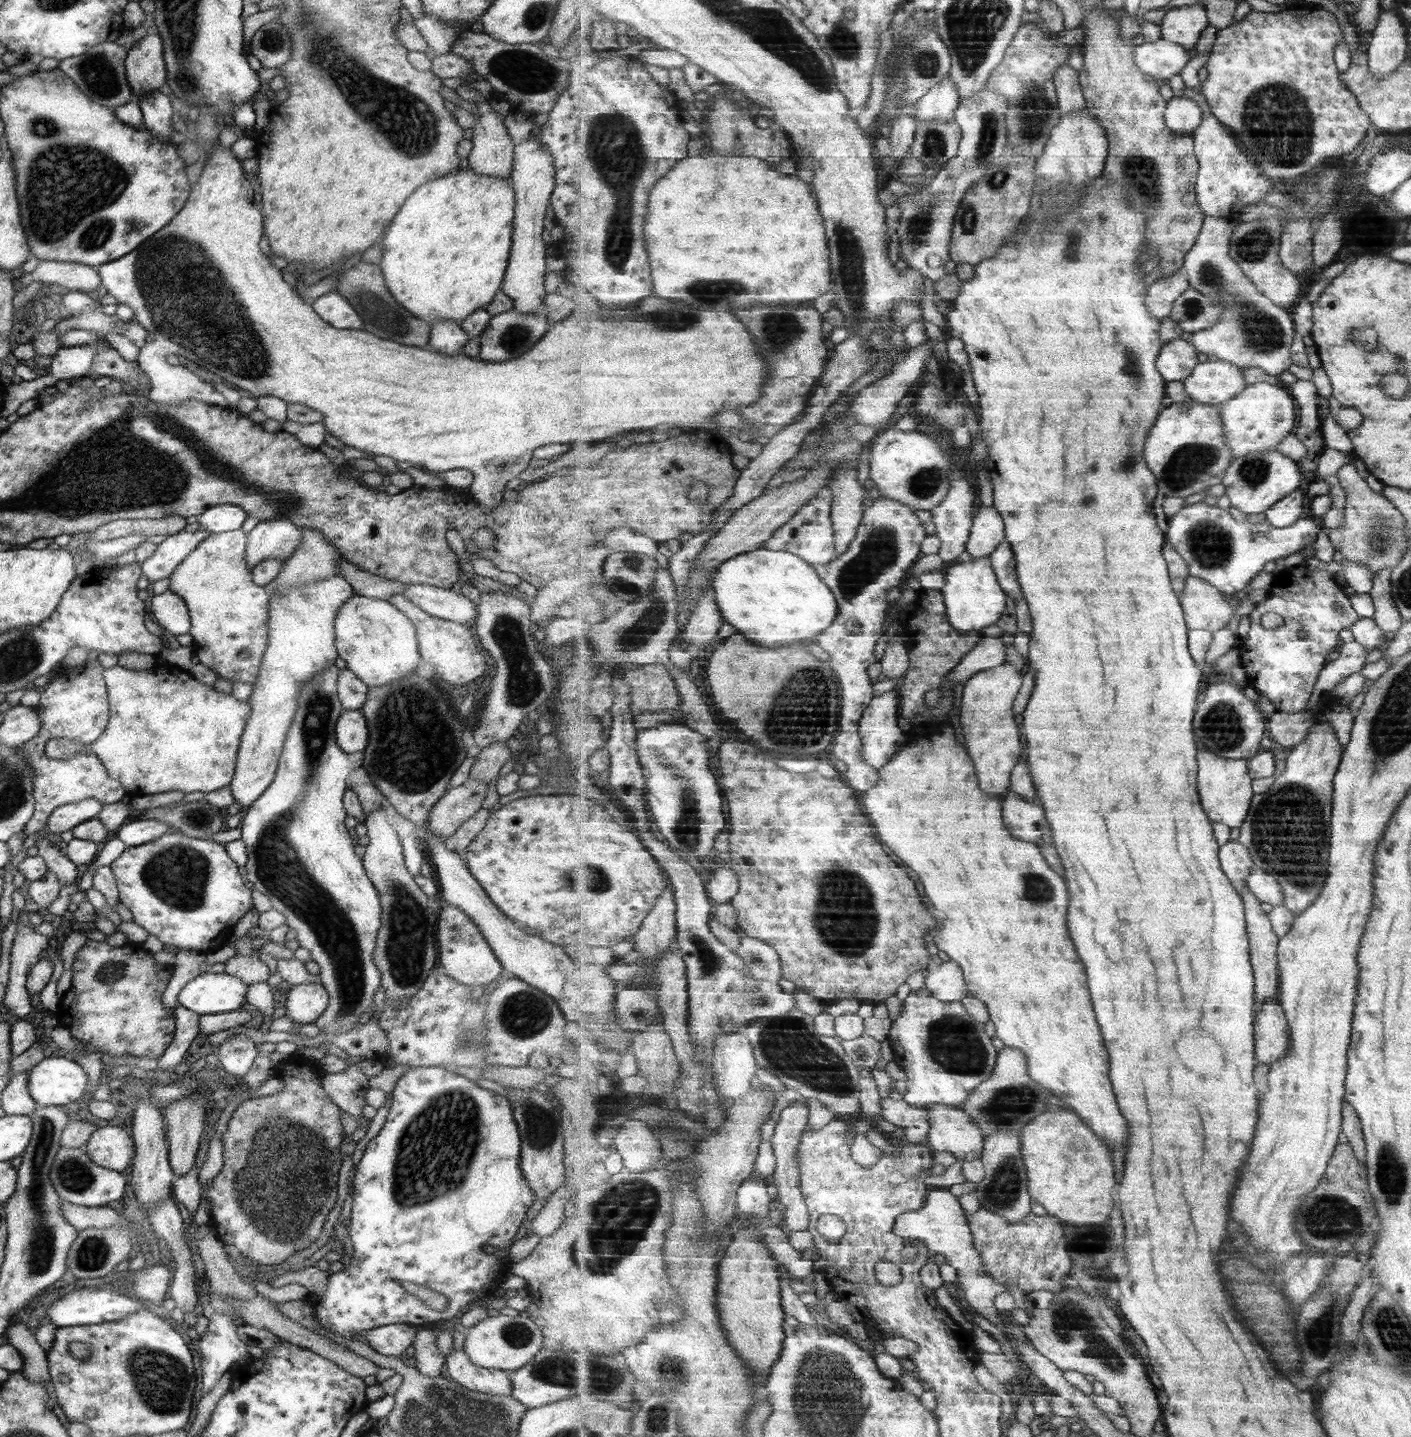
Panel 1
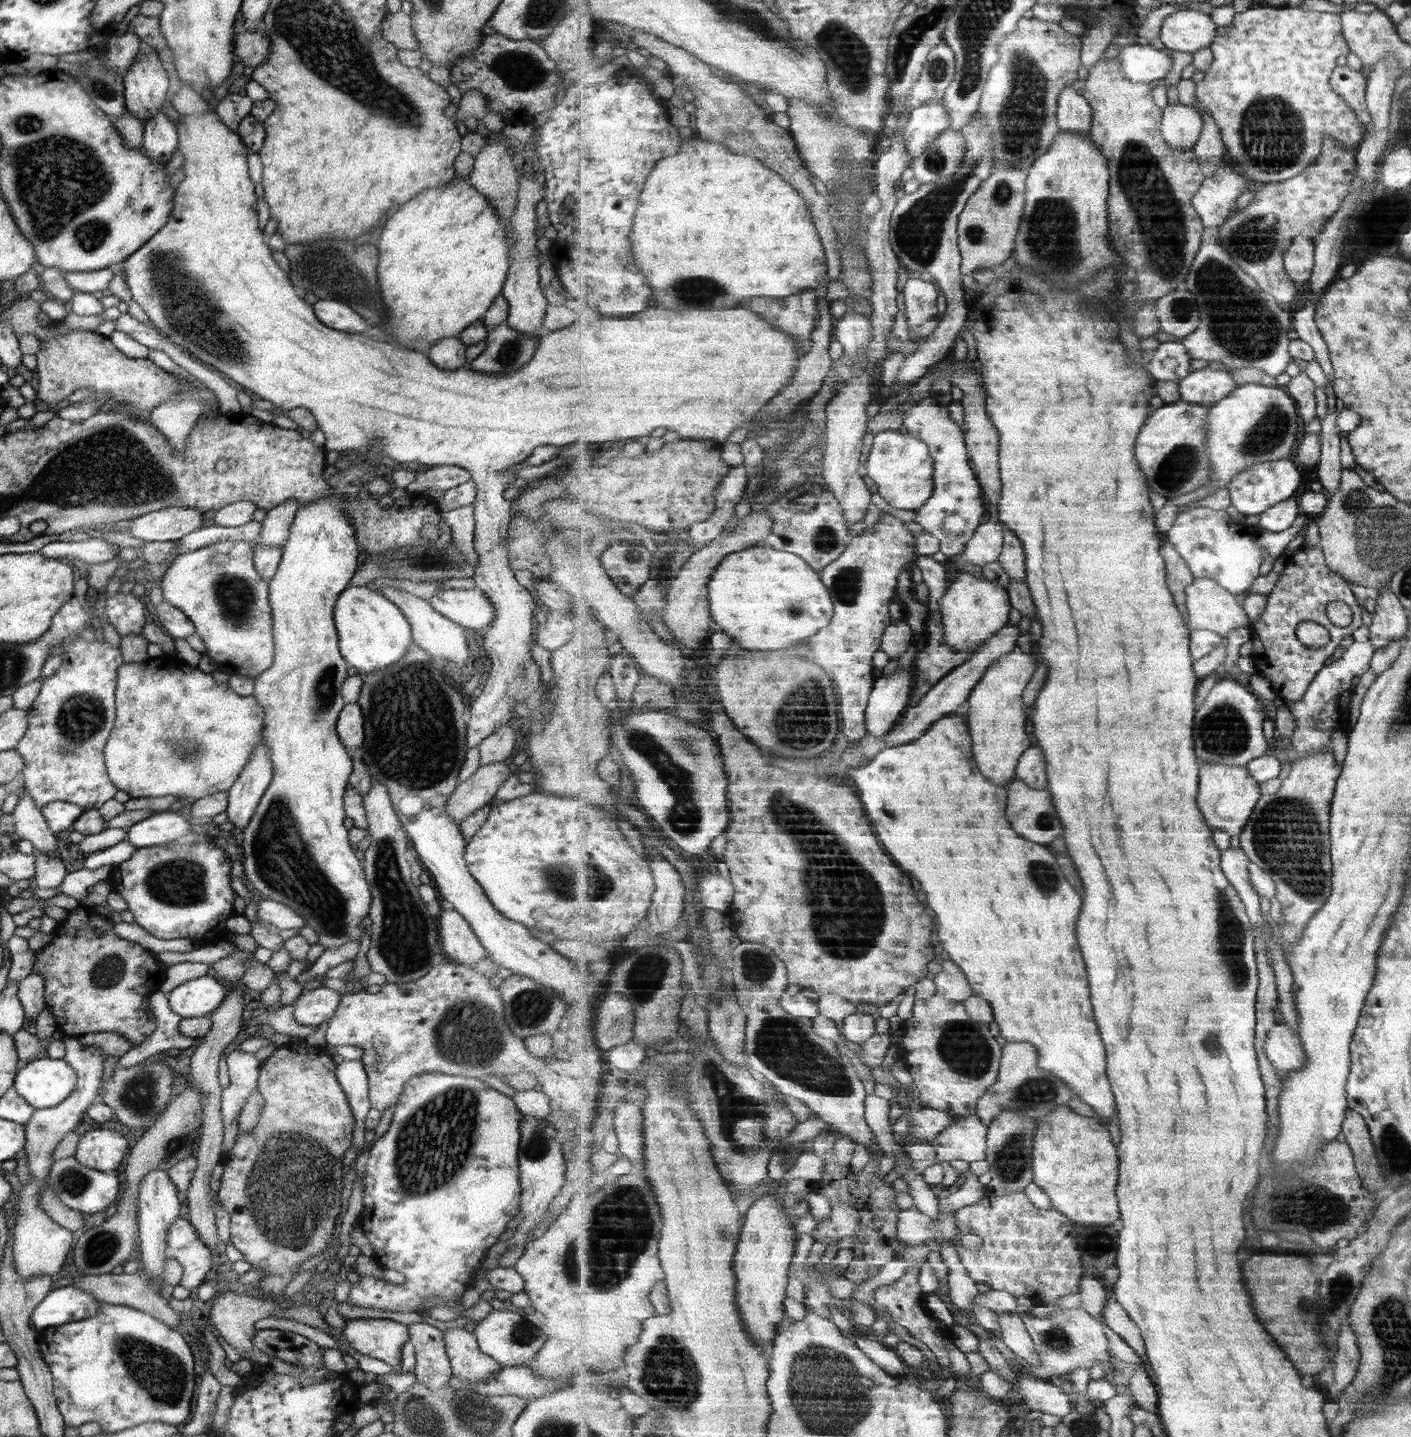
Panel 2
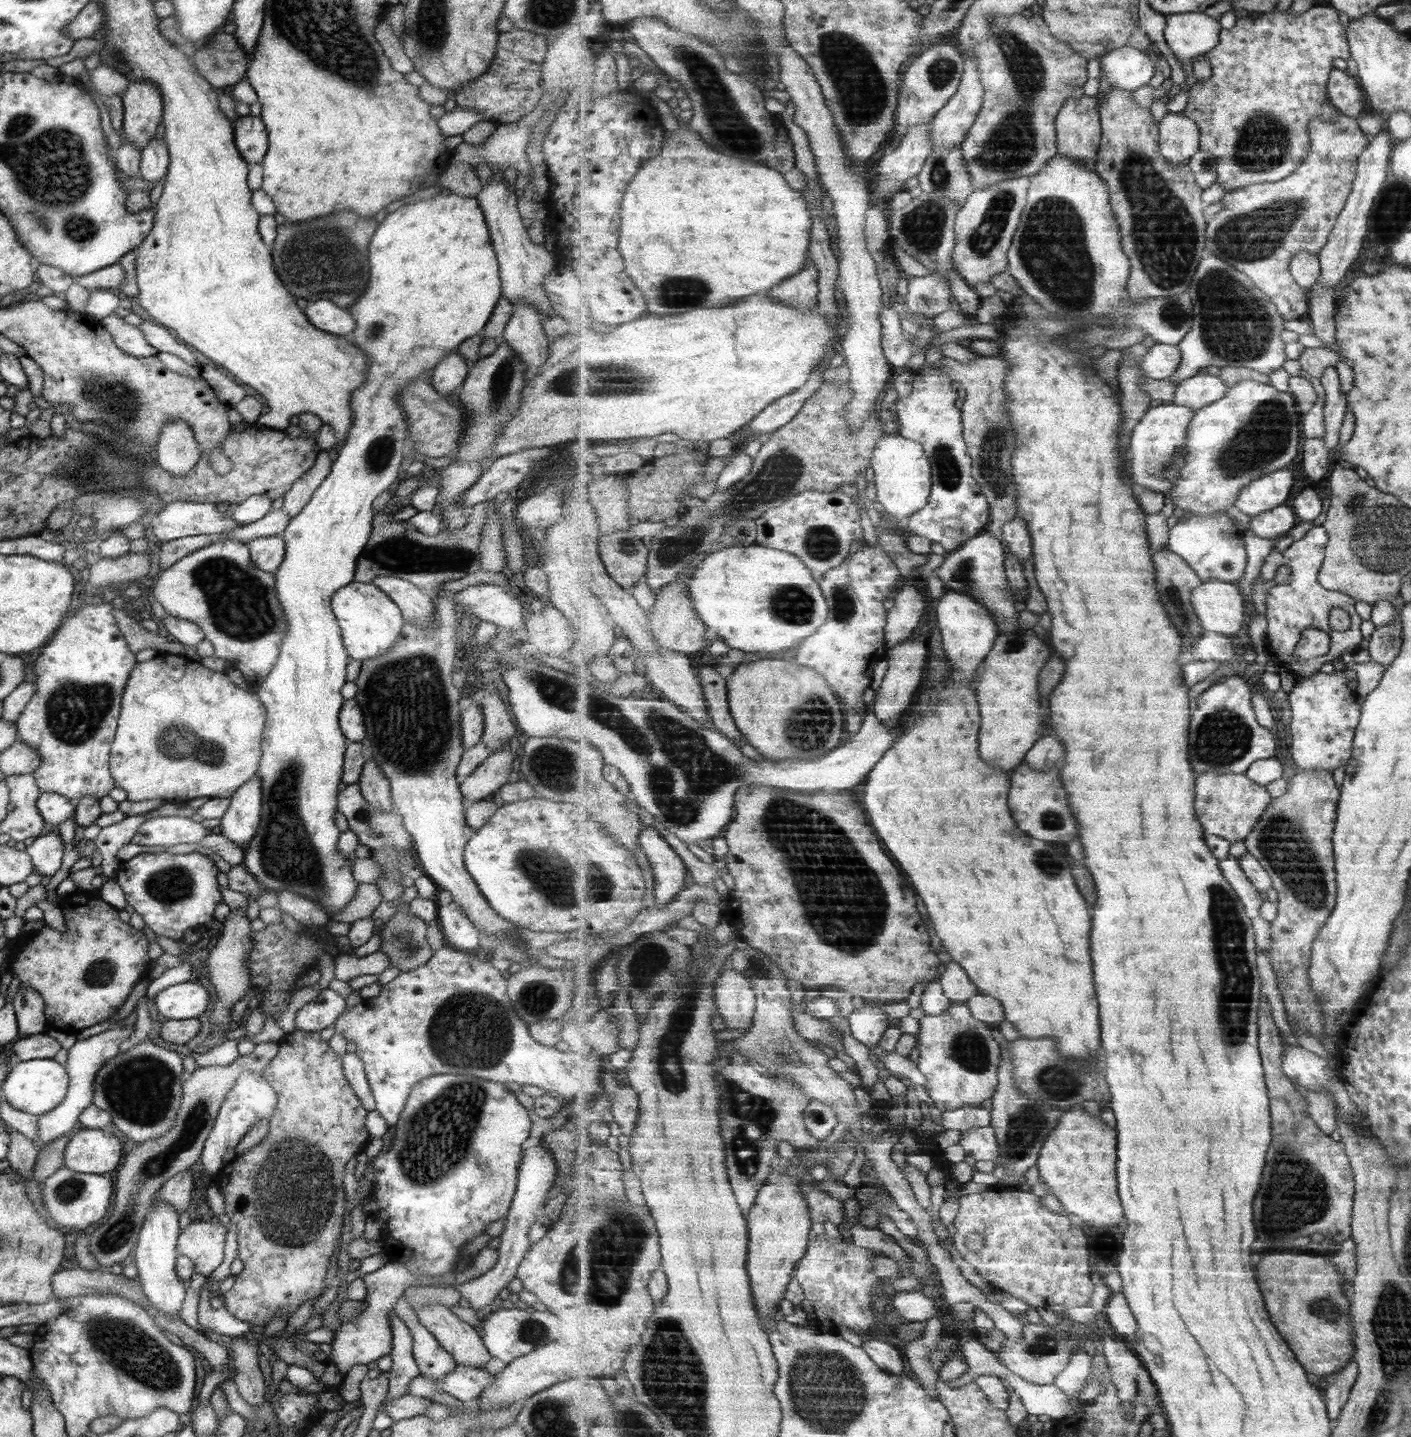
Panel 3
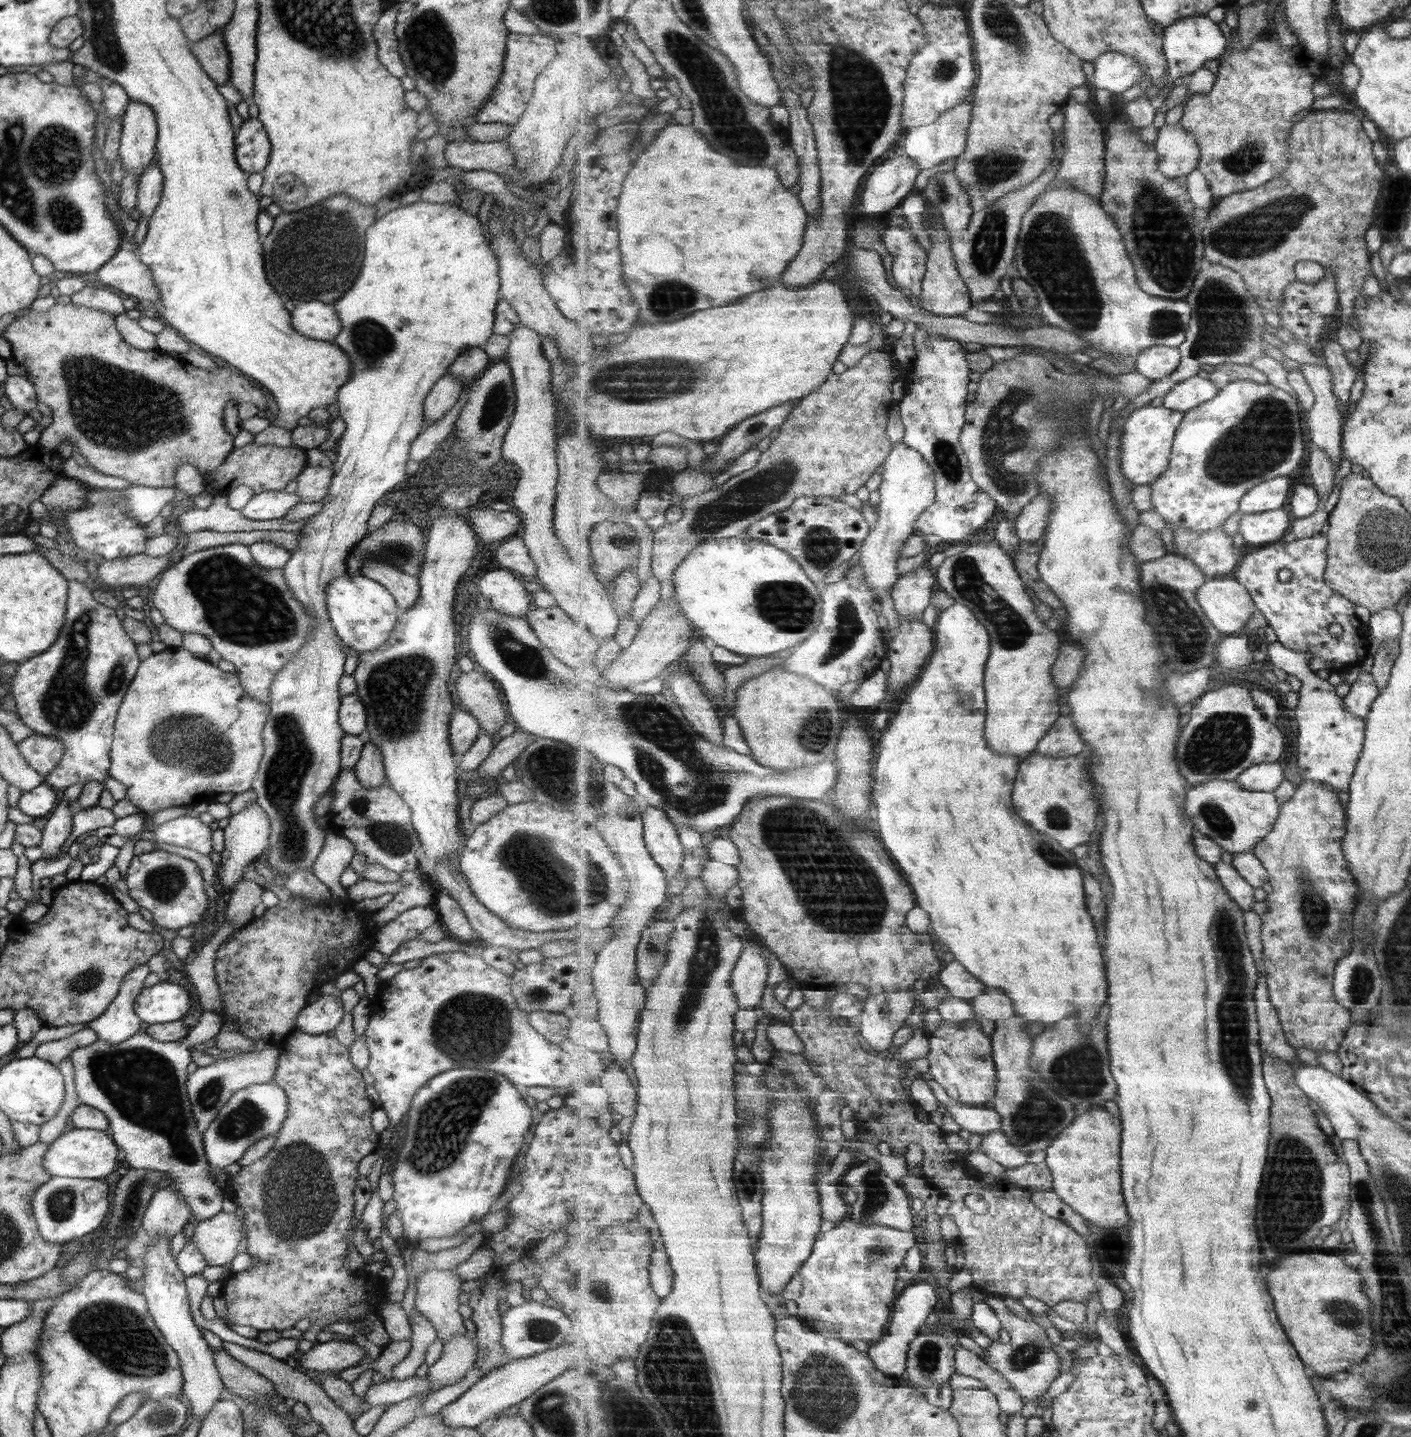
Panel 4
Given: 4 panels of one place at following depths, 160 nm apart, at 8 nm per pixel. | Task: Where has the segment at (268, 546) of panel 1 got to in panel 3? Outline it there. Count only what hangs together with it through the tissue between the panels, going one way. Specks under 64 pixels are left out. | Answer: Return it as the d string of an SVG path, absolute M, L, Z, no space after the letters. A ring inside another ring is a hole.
M319 451L315 462L308 468L303 476L299 476L295 483L283 495L281 510L289 515L290 518L301 512L301 509L311 500L311 495L315 489L321 485L321 482L330 472L331 460L329 460L327 451Z

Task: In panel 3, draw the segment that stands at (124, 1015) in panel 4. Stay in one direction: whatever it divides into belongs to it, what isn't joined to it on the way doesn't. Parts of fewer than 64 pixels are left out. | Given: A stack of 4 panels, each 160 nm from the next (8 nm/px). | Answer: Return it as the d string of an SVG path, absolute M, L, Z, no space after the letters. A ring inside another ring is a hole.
M119 1022L113 1023L111 1028L107 1028L105 1032L76 1041L67 1051L68 1055L64 1066L68 1078L67 1092L55 1108L37 1117L39 1132L36 1140L33 1140L35 1146L42 1147L43 1144L50 1143L55 1137L72 1133L78 1128L79 1114L86 1106L92 1104L92 1078L95 1076L95 1071L99 1070L99 1067L107 1059L118 1053L119 1045L129 1038L131 1033L133 1033L133 1027L123 1026Z

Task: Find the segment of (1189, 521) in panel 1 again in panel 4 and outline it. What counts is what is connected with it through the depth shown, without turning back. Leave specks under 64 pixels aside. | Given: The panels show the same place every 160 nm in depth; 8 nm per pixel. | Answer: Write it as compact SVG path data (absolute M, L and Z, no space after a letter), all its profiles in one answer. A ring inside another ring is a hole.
M1222 526L1205 532L1179 528L1175 530L1174 542L1178 554L1199 565L1208 579L1233 576L1239 561L1245 557L1245 552L1235 548L1233 538Z

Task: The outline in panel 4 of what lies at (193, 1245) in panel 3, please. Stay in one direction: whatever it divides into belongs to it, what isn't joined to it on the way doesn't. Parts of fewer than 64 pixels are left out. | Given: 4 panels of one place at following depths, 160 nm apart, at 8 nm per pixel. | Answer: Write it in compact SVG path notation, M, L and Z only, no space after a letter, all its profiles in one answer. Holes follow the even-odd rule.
M229 1206L219 1211L211 1219L198 1222L194 1228L190 1241L195 1243L203 1258L207 1261L207 1266L223 1266L231 1262L237 1254L239 1241L244 1238L244 1222L242 1218L237 1218Z

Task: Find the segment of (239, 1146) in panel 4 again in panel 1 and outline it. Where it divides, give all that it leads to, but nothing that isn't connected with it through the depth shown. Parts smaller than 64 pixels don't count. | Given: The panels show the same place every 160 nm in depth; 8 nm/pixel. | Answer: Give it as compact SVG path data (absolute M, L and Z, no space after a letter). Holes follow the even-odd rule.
M243 1031L237 1032L233 1037L219 1044L215 1053L219 1067L239 1081L251 1068L254 1058L258 1055L255 1044L243 1033Z

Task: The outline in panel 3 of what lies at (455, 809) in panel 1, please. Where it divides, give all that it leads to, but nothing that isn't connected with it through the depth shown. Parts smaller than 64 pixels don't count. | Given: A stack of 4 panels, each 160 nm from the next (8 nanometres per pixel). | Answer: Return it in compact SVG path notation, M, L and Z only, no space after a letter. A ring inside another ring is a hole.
M509 747L493 751L469 776L461 782L462 798L472 803L489 799L487 795L496 793L506 783L509 773L515 769L515 757Z

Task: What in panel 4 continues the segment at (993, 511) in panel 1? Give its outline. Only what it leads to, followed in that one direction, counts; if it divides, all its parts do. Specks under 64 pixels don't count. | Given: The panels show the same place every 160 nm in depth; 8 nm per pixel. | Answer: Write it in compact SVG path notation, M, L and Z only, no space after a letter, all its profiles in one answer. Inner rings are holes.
M993 538L977 546L969 546L963 552L944 559L935 570L940 589L950 594L956 602L967 605L985 624L990 632L991 660L987 663L987 740L995 752L1025 758L1038 747L1039 741L1050 731L1059 714L1059 688L1053 682L1051 668L1061 652L1061 636L1047 628L1047 624L1037 616L1036 606L1029 598L1025 583L1016 569L1014 560L1003 550L998 540Z

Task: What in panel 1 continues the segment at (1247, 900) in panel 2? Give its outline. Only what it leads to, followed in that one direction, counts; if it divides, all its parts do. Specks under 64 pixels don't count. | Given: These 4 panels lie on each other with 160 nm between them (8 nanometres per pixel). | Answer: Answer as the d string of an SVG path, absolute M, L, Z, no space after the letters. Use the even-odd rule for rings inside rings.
M1231 841L1220 847L1220 860L1222 869L1234 884L1235 889L1243 893L1250 870L1255 866L1250 850L1239 841Z

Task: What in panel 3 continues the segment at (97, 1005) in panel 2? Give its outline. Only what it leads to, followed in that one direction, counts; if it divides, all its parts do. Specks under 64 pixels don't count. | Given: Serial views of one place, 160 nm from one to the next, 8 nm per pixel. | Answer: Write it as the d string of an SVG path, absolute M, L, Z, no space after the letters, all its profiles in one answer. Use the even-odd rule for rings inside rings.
M73 892L66 897L61 897L57 906L66 924L66 933L56 932L44 925L42 928L39 928L37 932L21 936L14 944L14 948L10 951L9 959L5 966L11 973L12 978L17 978L17 982L19 982L18 989L32 988L42 998L47 1028L57 1029L59 1031L67 1030L74 1033L81 1029L95 1026L95 1024L99 1024L99 1022L103 1022L103 1020L105 1020L104 1018L111 1016L121 1007L123 1000L129 994L130 988L133 986L133 982L139 980L139 976L144 976L150 971L150 959L147 956L147 944L149 944L149 942L147 942L147 938L143 932L133 930L129 924L121 922L117 917L117 911L111 908L111 906L107 906L107 904L105 904L103 900L100 900L99 896L95 893Z

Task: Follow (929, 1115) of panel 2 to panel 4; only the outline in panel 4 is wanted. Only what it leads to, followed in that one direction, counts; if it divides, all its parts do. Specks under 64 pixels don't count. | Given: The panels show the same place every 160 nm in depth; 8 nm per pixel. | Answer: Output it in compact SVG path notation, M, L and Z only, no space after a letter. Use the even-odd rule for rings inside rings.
M934 1078L926 1083L939 1104L944 1106L945 1111L949 1112L953 1120L964 1130L984 1136L1002 1128L1002 1116L995 1109L974 1107L953 1100L945 1087Z

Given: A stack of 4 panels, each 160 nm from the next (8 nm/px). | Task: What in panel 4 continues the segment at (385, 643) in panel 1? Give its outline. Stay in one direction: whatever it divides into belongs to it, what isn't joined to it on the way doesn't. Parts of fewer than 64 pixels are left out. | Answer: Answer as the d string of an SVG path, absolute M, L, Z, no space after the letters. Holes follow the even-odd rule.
M343 573L332 578L324 588L325 610L339 640L357 653L367 652L383 644L394 627L401 610L391 593L366 576Z

